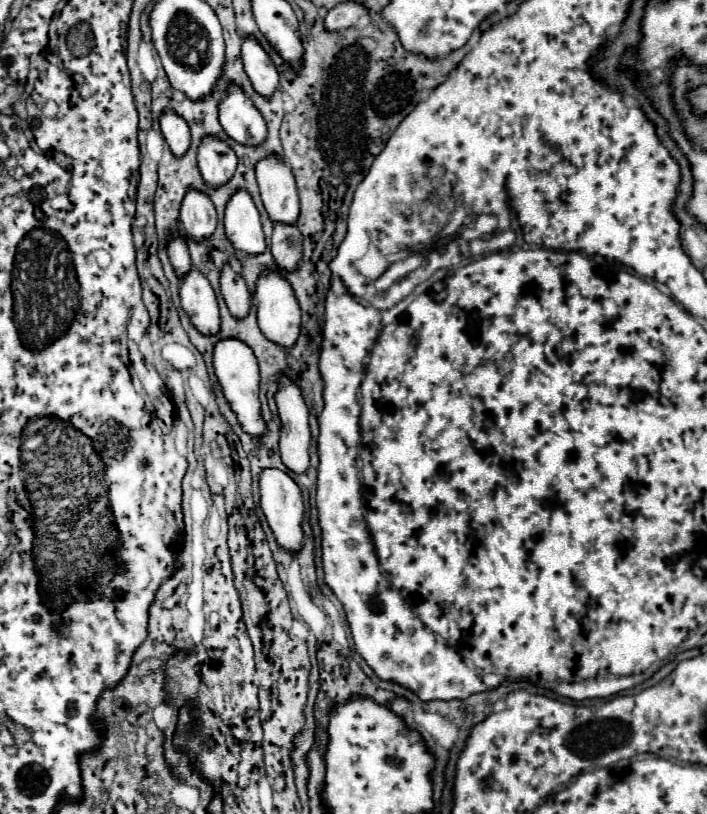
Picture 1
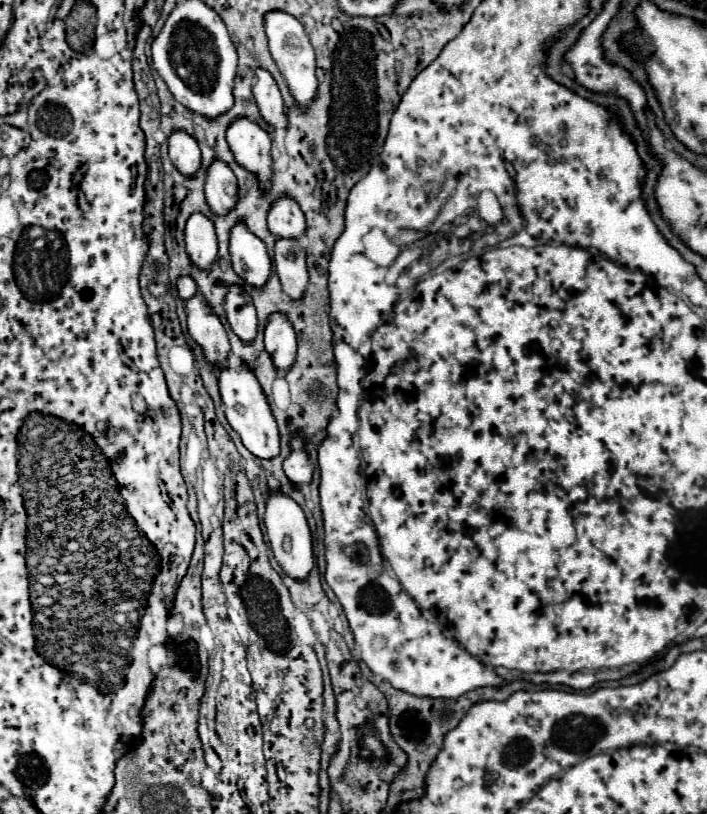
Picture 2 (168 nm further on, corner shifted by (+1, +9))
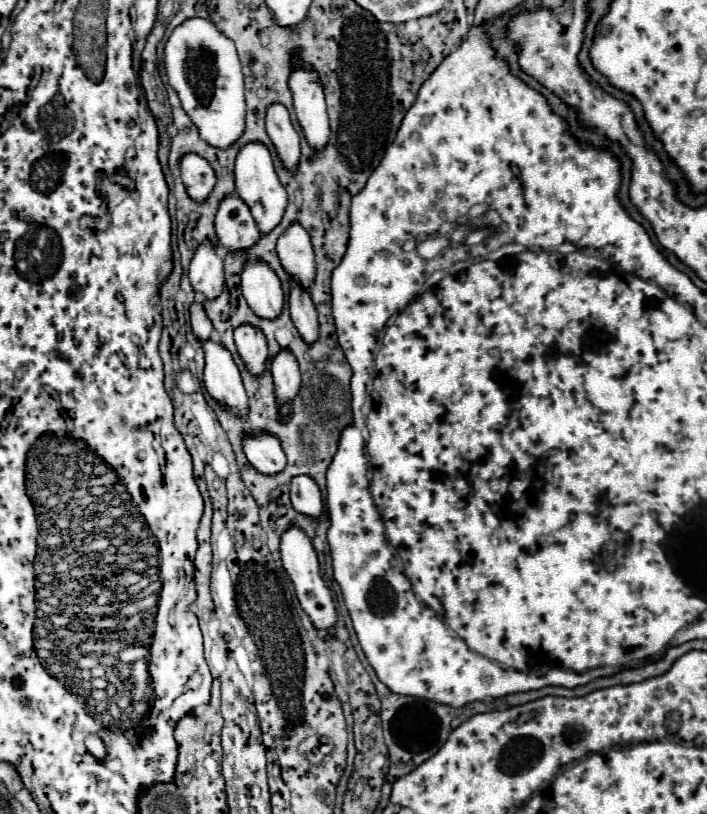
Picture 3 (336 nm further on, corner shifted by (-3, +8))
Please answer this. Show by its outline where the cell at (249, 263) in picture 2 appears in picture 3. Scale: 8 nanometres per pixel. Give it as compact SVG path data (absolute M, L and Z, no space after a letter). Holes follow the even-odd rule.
M255 262L243 268L241 290L249 304L249 308L265 320L275 320L285 304L285 296L281 290L281 282L275 272L263 264Z

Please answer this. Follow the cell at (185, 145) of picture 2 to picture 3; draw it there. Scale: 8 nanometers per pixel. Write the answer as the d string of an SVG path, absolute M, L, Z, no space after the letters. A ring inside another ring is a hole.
M185 154L181 162L181 180L187 188L187 194L195 202L207 200L211 194L217 178L215 172L211 170L209 162L205 158L199 158L197 154Z

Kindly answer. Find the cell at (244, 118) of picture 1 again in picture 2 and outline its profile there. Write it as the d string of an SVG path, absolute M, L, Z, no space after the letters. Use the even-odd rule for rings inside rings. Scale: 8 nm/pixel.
M241 115L227 127L227 143L235 153L237 163L249 169L251 173L257 173L263 189L269 189L273 173L269 133L249 117Z

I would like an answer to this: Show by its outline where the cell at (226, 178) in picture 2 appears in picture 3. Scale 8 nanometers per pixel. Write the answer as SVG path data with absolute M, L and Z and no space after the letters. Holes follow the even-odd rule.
M235 194L227 196L219 204L215 230L219 244L227 252L249 250L261 236L255 226L255 220L251 218L251 212L247 210L247 206L243 206L243 200Z

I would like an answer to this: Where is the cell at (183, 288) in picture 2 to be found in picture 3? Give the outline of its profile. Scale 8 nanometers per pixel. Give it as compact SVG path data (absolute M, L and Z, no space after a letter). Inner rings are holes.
M195 302L191 304L191 326L193 326L193 334L199 342L207 342L213 338L213 326L211 320L207 318L207 314L203 314L203 304Z

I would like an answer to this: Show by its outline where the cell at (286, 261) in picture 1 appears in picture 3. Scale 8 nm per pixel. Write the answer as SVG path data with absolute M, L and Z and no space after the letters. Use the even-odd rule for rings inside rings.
M291 282L291 296L289 296L289 310L291 320L303 338L305 344L313 344L319 338L319 322L317 310L307 290L303 290L297 282Z

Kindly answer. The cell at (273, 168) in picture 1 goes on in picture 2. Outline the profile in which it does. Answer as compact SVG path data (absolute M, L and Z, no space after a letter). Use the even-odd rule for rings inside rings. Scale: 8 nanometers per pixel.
M281 195L271 203L267 223L275 237L295 237L297 239L305 231L305 215L301 207L297 205L297 201L289 195Z

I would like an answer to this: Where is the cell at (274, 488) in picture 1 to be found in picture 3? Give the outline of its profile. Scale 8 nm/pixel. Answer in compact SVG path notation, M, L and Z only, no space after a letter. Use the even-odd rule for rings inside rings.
M291 528L283 534L281 538L281 558L283 558L283 566L295 586L295 594L299 598L299 604L301 608L305 610L305 614L311 618L313 626L319 630L319 632L327 632L331 634L331 630L335 628L337 624L337 610L335 610L335 604L333 604L333 598L331 598L331 592L327 588L327 584L323 582L321 578L321 572L319 572L319 562L317 562L317 554L311 546L311 540L299 530L299 528Z

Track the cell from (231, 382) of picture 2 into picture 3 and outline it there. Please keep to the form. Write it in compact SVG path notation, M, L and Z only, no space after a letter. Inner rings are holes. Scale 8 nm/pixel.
M261 434L259 438L247 436L243 450L251 466L265 476L275 476L283 472L287 464L287 458L279 446L279 440L271 434Z

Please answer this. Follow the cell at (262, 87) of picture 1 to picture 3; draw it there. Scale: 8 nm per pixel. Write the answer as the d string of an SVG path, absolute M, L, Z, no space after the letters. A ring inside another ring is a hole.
M273 104L267 108L267 134L281 158L285 170L295 172L301 158L299 134L295 132L289 112L283 104Z

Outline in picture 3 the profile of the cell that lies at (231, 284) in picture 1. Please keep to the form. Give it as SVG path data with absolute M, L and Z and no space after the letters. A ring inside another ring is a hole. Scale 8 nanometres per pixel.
M239 326L239 330L235 330L235 344L247 370L253 376L261 376L269 358L267 340L263 338L263 334L259 334L259 330L255 330L253 326Z

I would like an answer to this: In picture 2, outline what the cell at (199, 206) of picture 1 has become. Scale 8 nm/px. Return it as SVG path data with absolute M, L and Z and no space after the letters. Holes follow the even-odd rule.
M191 213L185 225L185 245L191 261L201 267L209 269L217 257L217 237L213 221L203 213Z

